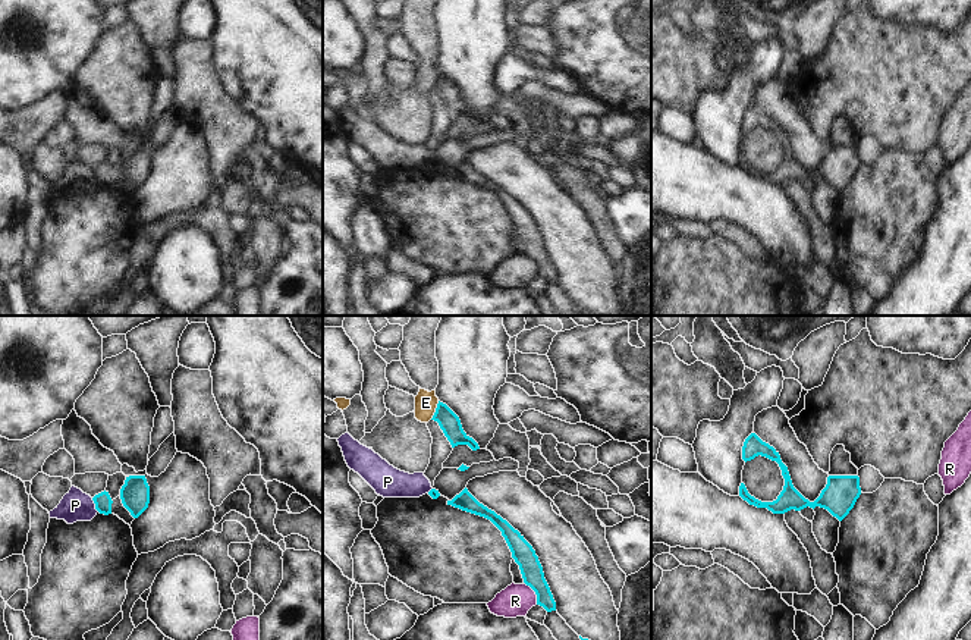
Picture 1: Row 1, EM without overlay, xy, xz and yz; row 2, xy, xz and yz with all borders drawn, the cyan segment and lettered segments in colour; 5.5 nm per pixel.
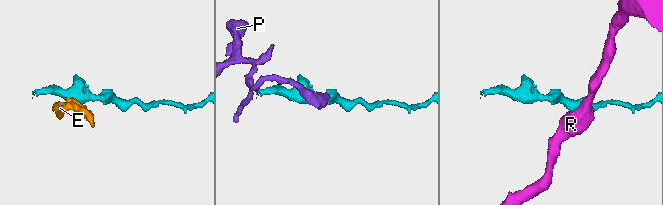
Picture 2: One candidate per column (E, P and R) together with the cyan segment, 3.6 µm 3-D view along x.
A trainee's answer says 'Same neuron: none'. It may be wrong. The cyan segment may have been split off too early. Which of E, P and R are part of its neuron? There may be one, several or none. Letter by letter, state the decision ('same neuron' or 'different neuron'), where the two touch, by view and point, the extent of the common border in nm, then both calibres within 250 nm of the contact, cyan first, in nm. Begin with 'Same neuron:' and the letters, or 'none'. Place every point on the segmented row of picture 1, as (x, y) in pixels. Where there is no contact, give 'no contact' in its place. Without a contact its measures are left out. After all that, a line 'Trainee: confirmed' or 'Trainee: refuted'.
Same neuron: none
E: different neuron; contact xz (436, 410); length 120 nm; calibres 110 and 130 nm
P: different neuron; contact xy (96, 505); length 90 nm; calibres 100 and 160 nm
R: different neuron; contact xz (536, 593); length 140 nm; calibres 120 and 180 nm
Trainee: confirmed

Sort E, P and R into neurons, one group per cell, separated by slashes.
E / P / R

